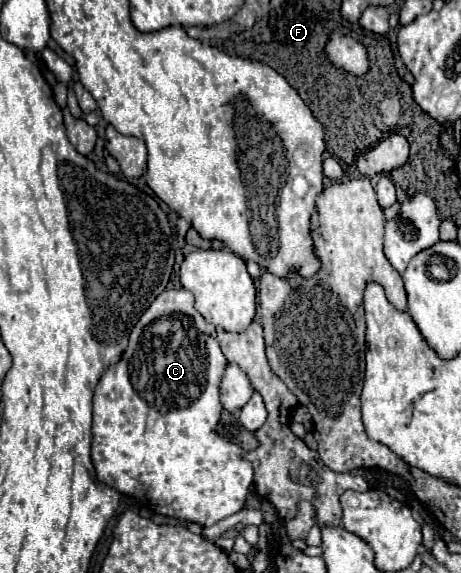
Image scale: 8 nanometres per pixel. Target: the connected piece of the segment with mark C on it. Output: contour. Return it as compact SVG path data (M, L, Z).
M166 289L164 293L160 293L152 305L146 309L146 313L140 317L140 321L136 323L136 327L130 333L130 343L128 349L124 351L122 359L110 367L94 393L94 421L92 421L92 461L96 467L96 477L100 483L114 487L116 491L124 493L124 495L132 495L136 499L140 499L142 503L146 503L152 511L180 519L180 521L190 521L190 523L198 523L202 527L210 527L214 523L218 523L220 519L238 513L244 507L244 499L248 495L248 487L254 479L252 473L252 465L242 457L242 449L230 441L224 441L218 433L216 433L216 425L222 413L222 403L220 403L220 375L224 373L226 367L226 359L220 351L220 345L216 341L216 329L212 323L208 323L194 307L194 295L186 289Z

